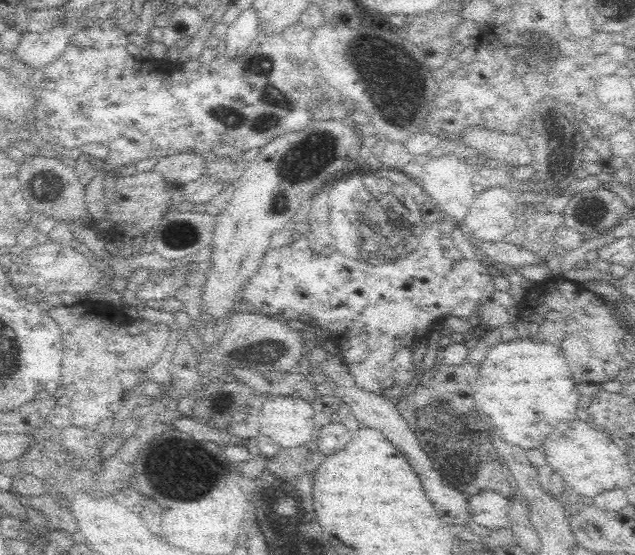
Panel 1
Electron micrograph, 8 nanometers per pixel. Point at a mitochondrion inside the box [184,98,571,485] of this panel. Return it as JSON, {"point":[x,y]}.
{"point":[373,213]}

